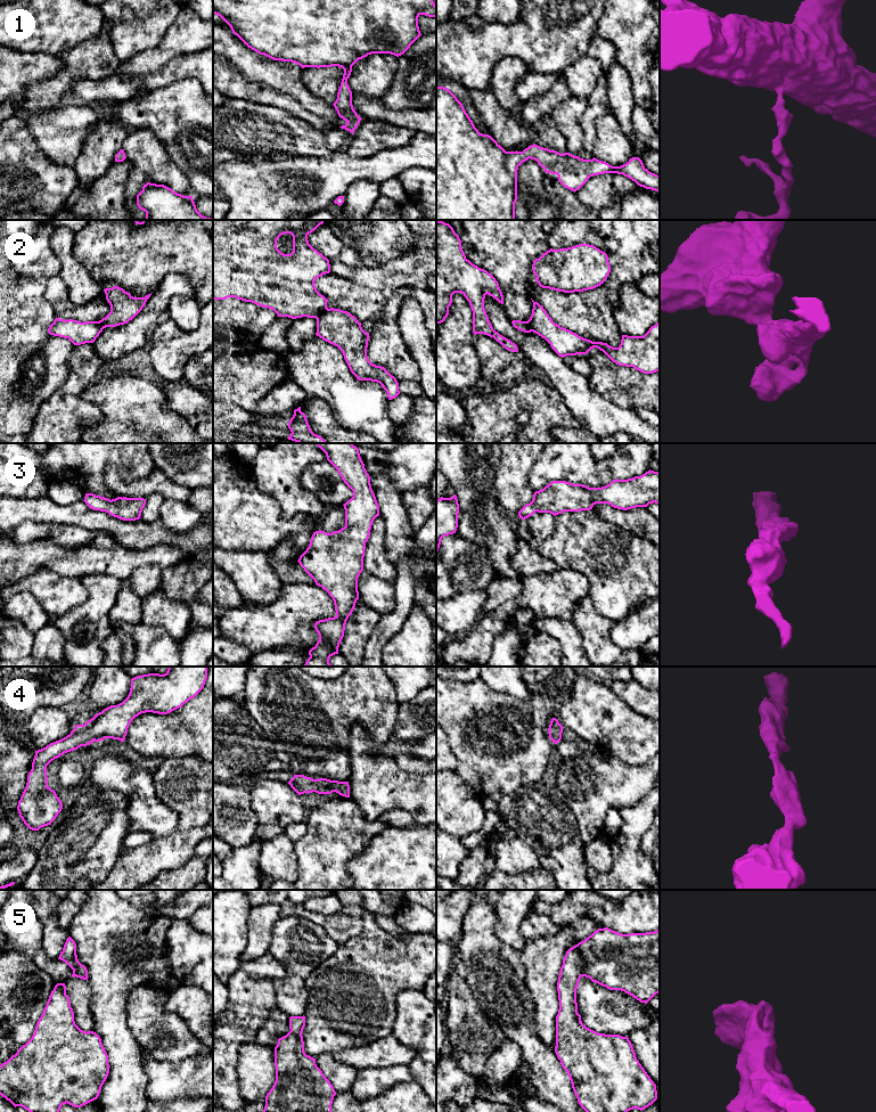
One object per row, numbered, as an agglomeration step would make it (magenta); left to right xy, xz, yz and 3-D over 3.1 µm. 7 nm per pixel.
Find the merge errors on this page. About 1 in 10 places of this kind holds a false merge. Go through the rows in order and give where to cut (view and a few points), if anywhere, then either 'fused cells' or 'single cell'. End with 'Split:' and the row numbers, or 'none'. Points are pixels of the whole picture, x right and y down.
1: no cut | single cell
2: xz (327, 308), (316, 318) | fused cells
3: no cut | single cell
4: no cut | single cell
5: no cut | single cell
Split: 2

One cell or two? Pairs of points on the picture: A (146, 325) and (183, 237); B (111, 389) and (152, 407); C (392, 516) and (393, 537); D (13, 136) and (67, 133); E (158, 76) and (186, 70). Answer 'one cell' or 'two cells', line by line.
A: two cells
B: one cell
C: one cell
D: two cells
E: one cell

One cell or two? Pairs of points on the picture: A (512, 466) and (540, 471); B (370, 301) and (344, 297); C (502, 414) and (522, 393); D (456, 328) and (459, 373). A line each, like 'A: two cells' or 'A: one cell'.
A: two cells
B: one cell
C: one cell
D: one cell

